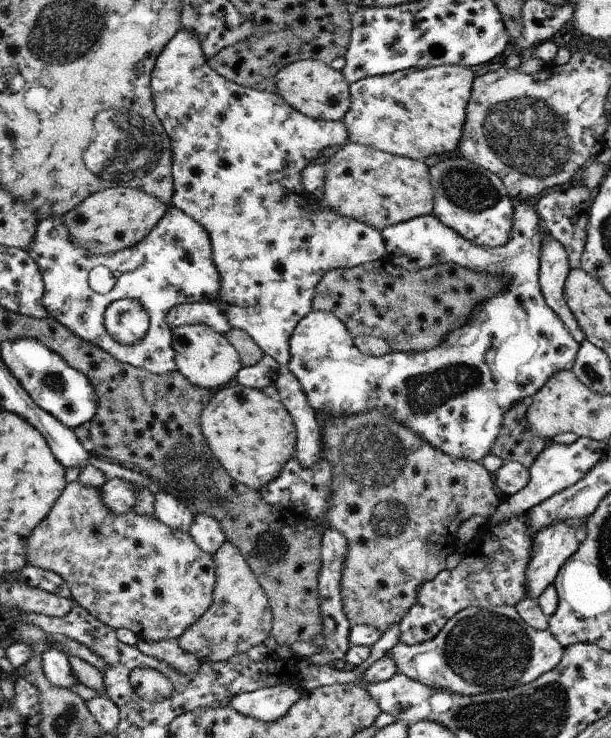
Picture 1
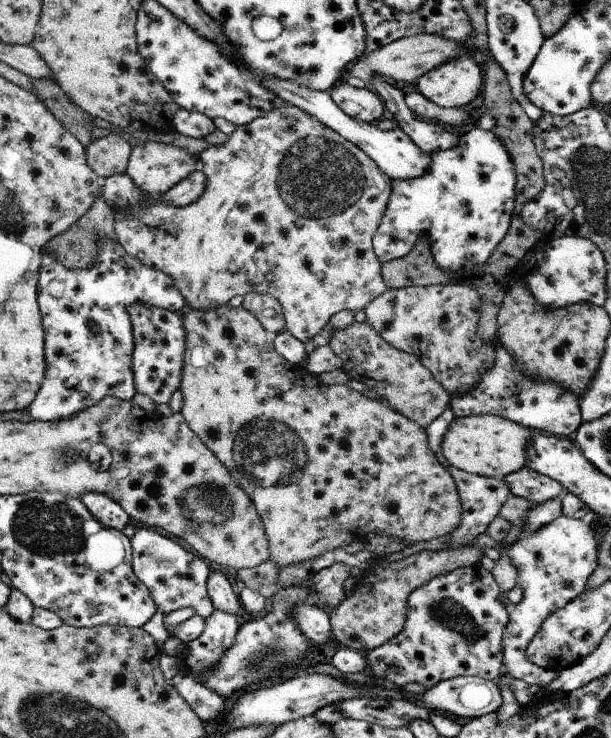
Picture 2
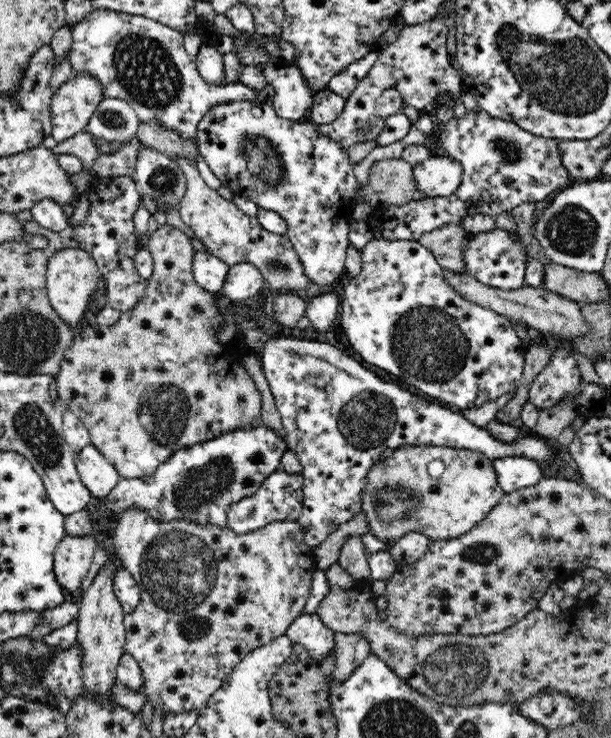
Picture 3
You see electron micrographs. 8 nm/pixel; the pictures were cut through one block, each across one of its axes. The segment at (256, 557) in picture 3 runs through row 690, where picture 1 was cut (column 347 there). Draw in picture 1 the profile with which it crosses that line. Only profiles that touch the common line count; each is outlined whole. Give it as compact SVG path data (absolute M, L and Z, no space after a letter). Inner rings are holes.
M346 143L342 150L323 164L326 167L325 189L322 200L318 200L322 207L332 209L341 215L348 215L354 219L376 227L379 231L384 228L406 222L407 220L432 215L435 196L429 177L429 167L423 160L412 160L408 157L391 155L360 143Z

